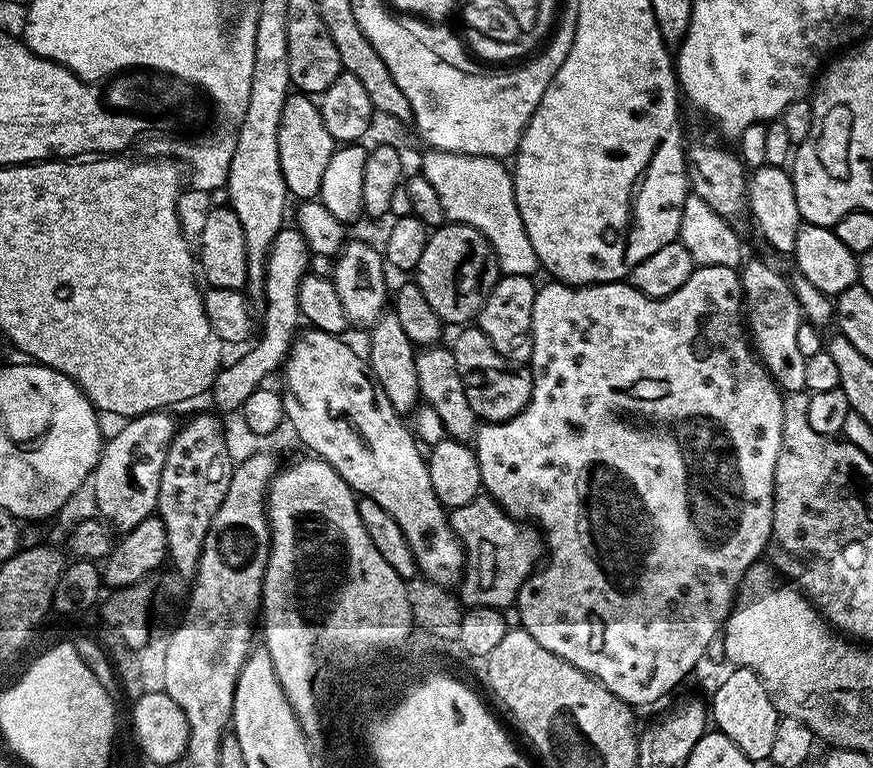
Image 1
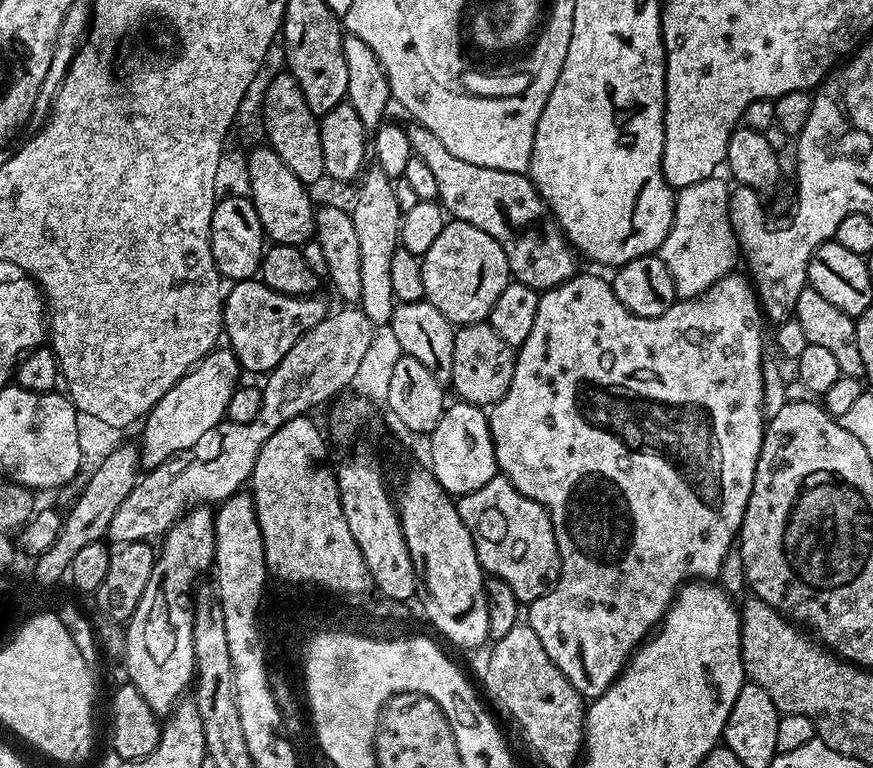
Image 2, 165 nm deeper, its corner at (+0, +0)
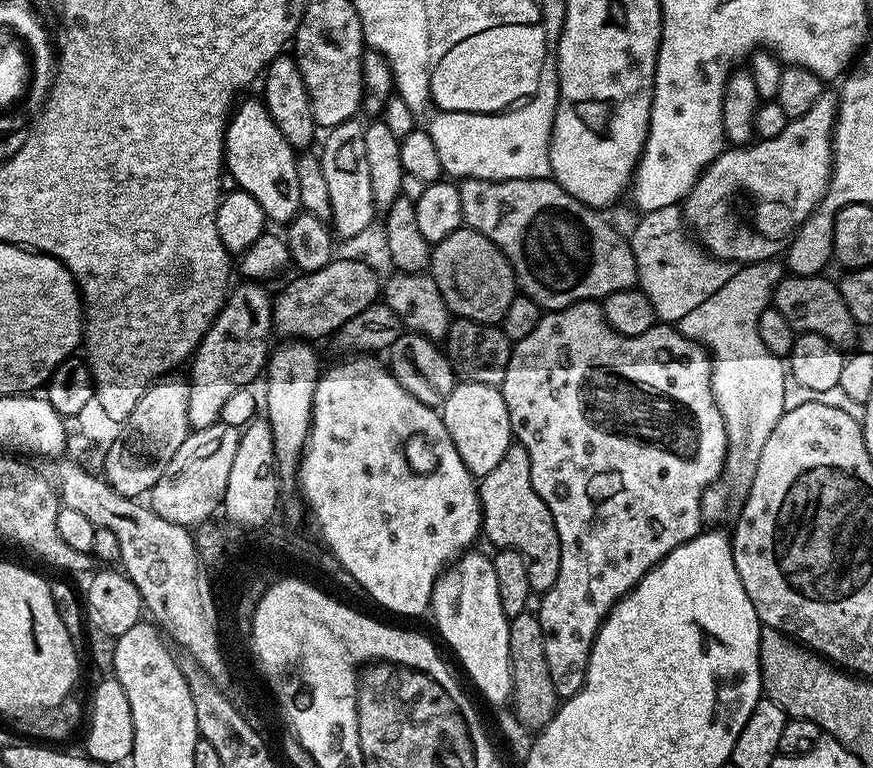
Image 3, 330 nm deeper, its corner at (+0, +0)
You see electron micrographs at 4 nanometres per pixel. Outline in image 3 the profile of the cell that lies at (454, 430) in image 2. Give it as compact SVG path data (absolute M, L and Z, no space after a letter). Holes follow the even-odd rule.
M460 382L439 409L440 419L458 459L464 463L465 473L473 472L483 478L502 462L502 454L514 442L510 418L506 410L504 393L497 386L486 386L482 382Z

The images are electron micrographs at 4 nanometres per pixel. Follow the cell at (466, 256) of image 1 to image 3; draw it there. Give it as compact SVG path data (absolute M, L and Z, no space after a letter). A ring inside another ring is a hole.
M462 226L454 230L432 249L430 275L438 286L453 317L477 320L483 324L499 325L504 319L518 285L512 275L512 267L500 253L498 246L472 228Z

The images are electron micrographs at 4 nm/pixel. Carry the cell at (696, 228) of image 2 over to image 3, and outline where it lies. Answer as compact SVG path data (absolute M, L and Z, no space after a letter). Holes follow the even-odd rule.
M662 206L662 210L643 213L630 235L636 263L636 279L641 292L650 298L657 321L675 325L684 314L699 306L710 294L721 289L734 277L737 265L731 260L719 260L704 251L690 235L683 211L677 206Z

